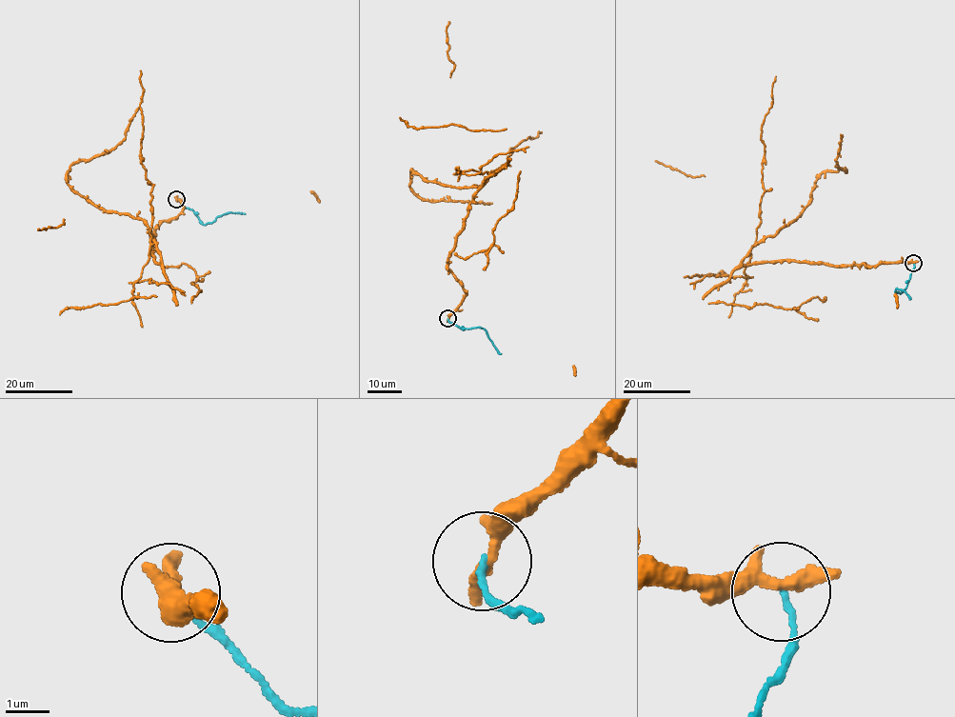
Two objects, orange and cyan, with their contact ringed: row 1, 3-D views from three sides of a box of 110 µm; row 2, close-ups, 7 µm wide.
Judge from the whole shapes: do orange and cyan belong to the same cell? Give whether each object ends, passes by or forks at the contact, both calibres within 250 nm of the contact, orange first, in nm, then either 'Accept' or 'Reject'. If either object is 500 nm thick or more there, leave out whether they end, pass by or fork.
At the ring orange passes by. At the ring cyan ends. Thickness 320 nm (orange) against 120 nm. Reject

